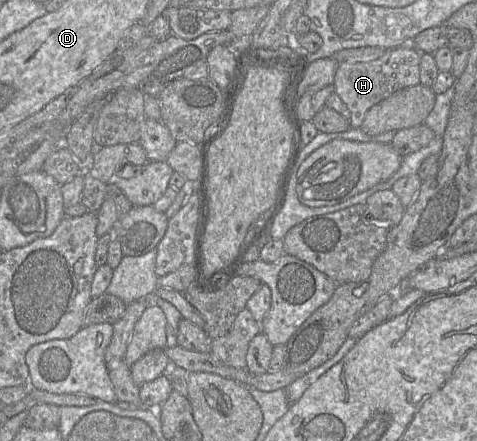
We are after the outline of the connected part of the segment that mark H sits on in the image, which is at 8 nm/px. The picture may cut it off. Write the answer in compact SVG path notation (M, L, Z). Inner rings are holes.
M411 44L387 49L383 55L373 61L340 63L334 77L334 92L351 113L350 127L360 128L368 110L393 93L420 84L419 74L420 52Z

